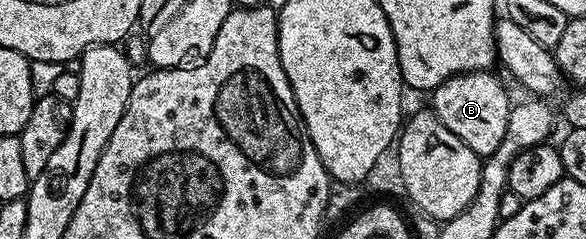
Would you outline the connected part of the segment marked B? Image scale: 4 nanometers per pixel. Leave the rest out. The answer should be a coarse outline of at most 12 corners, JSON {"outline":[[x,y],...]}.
{"outline":[[492,71],[459,73],[431,112],[482,159],[498,151],[513,102]]}

